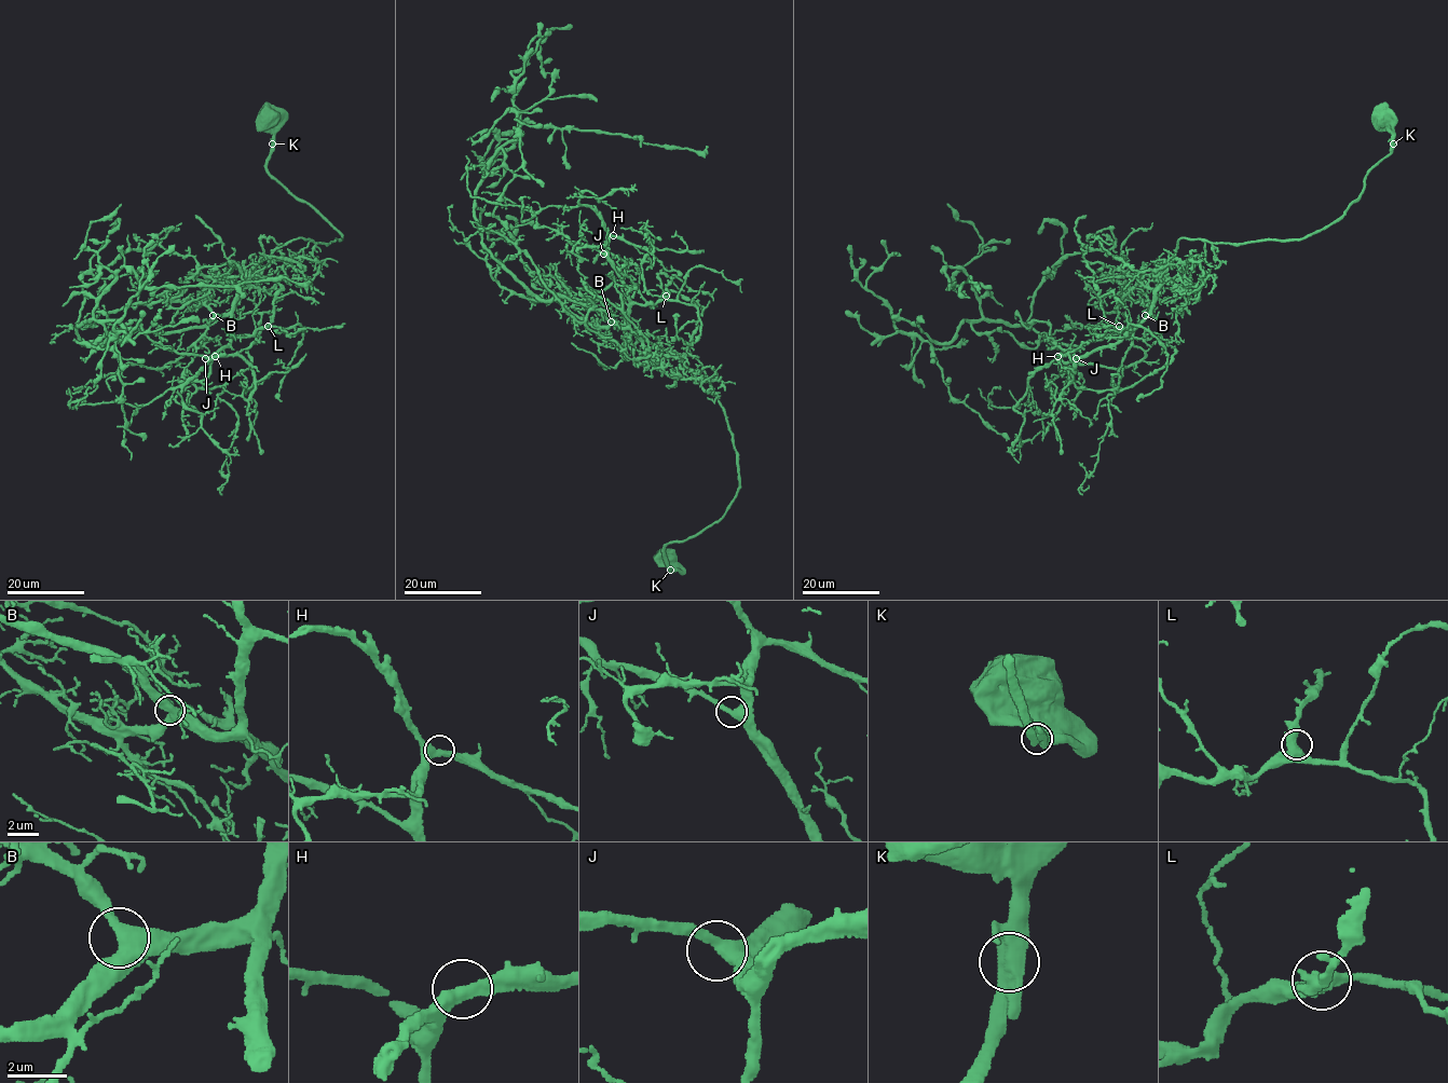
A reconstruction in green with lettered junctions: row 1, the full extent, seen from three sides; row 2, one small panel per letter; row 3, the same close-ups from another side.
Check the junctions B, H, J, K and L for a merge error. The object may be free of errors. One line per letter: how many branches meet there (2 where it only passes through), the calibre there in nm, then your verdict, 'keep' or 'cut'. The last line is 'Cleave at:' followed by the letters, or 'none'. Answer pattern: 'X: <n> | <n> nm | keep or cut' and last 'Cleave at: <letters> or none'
B: 3 | 440 nm | keep
H: 2 | 440 nm | keep
J: 2 | 440 nm | keep
K: 2 | 600 nm | keep
L: 2 | 500 nm | keep
Cleave at: none

